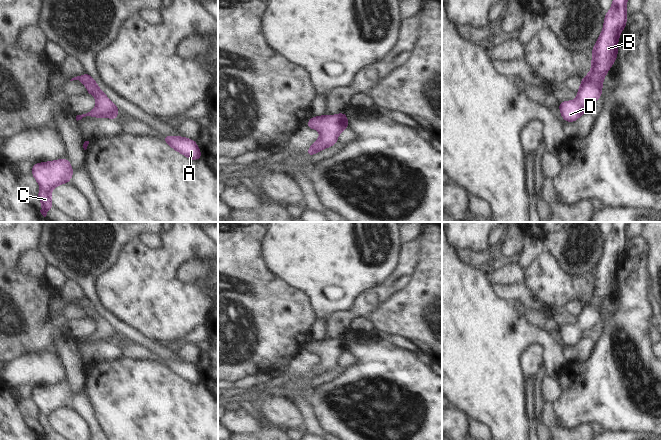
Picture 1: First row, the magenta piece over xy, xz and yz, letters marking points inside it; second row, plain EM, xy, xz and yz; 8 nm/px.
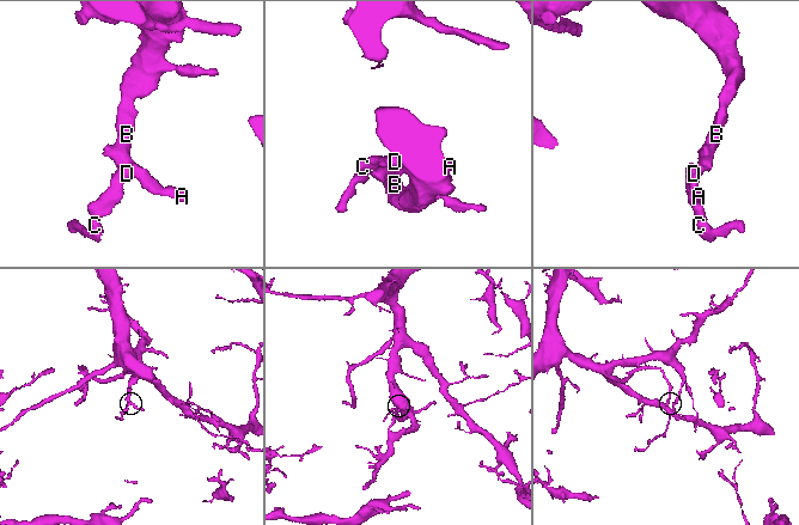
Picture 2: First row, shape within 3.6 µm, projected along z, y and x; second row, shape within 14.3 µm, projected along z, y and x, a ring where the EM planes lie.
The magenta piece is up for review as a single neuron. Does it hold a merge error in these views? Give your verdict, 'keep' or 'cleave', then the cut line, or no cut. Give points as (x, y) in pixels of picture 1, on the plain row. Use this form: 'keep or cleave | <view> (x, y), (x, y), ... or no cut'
keep | no cut

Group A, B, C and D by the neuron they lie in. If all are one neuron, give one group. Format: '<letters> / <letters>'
A B C D

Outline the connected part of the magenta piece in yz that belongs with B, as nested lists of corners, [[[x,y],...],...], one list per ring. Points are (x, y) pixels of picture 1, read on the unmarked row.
[[[614,222],[612,232],[606,237],[604,242],[604,252],[592,274],[592,293],[590,297],[582,303],[580,312],[577,316],[577,324],[559,327],[558,331],[560,332],[562,342],[566,346],[576,345],[586,334],[591,333],[592,328],[600,322],[604,300],[617,283],[617,266],[620,256],[626,252],[626,226],[628,223],[629,222]]]

